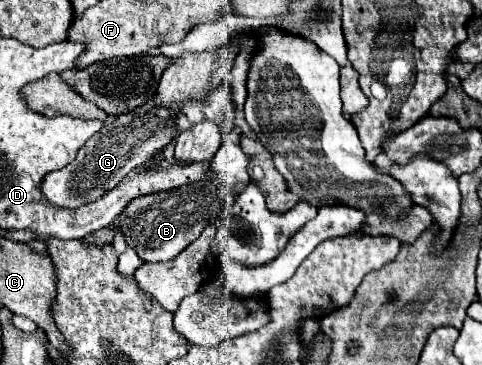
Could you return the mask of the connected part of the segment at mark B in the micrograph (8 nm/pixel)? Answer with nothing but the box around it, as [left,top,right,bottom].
[117,140,249,262]

